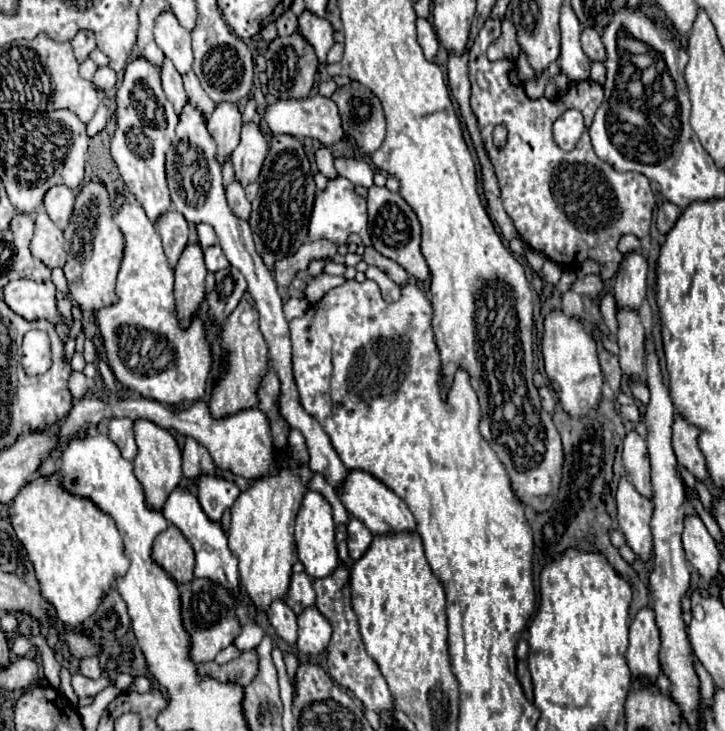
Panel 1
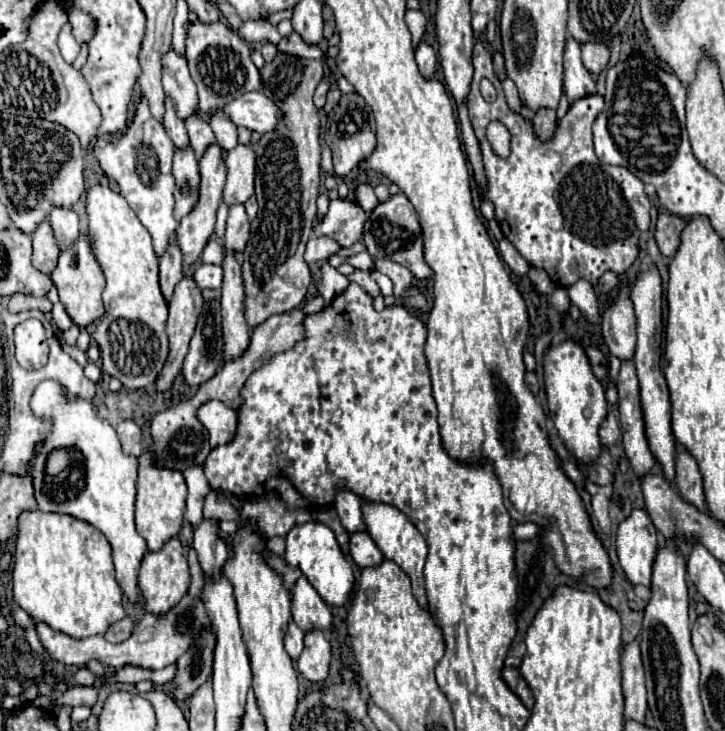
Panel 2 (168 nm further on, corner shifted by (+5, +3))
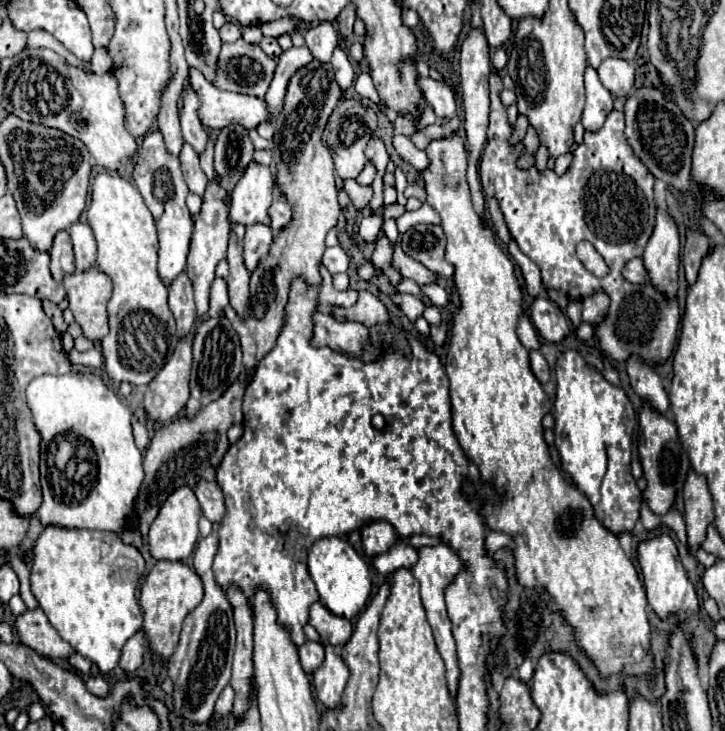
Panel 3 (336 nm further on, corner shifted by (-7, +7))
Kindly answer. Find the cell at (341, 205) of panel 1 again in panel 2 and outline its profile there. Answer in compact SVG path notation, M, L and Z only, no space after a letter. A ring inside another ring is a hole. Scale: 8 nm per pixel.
M332 199L324 221L314 227L314 235L332 235L342 247L350 247L362 239L364 221L366 213L360 205L346 199Z

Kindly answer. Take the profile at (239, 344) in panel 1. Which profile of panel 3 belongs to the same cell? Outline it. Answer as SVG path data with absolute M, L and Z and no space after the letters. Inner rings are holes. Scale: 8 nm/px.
M230 233L230 243L228 243L228 265L230 265L230 275L228 275L228 293L230 293L230 305L234 311L242 317L244 309L248 307L248 285L250 285L250 273L244 265L242 259L242 245L236 239L234 233Z

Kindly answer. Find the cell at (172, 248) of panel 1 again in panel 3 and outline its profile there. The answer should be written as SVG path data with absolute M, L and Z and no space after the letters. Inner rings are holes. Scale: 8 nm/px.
M186 271L176 277L170 285L170 297L168 297L170 311L174 313L176 325L178 325L178 337L190 333L196 323L196 305L194 305L194 291L192 283L188 281Z

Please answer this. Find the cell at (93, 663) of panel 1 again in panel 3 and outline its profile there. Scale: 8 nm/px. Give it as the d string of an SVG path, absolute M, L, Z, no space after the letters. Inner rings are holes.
M102 675L88 677L86 687L88 687L88 691L92 691L92 693L98 695L98 697L106 697L106 695L108 695L108 683L106 683L106 679L104 679Z

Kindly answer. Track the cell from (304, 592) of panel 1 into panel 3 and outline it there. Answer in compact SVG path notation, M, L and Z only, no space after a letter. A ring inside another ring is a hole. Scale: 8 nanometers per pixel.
M320 601L310 607L310 625L320 633L320 639L330 645L344 645L352 635L352 623L344 617L336 617L332 611L324 609Z

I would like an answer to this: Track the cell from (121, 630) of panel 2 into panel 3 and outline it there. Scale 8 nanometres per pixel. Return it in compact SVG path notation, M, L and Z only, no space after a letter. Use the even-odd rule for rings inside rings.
M136 631L124 645L122 655L120 655L120 667L126 673L134 673L142 665L142 655L144 655L144 631Z

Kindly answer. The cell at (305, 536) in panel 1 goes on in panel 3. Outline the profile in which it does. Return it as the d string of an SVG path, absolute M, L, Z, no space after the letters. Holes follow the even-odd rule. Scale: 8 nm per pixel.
M322 537L314 541L308 551L308 573L318 589L320 601L340 617L356 617L370 597L370 569L368 563L354 551L354 547L340 537Z

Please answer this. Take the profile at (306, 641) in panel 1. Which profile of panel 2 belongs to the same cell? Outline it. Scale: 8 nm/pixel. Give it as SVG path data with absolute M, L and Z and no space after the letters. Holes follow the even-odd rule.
M320 631L306 633L304 651L300 659L296 661L300 675L310 683L322 685L328 677L330 659L332 659L332 651L330 651L330 643L326 641L326 637Z

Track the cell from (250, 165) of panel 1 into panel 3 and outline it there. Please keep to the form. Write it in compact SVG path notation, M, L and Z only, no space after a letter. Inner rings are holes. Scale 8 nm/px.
M250 161L244 177L236 183L230 201L230 223L270 223L266 209L274 199L274 177L270 169L258 161Z

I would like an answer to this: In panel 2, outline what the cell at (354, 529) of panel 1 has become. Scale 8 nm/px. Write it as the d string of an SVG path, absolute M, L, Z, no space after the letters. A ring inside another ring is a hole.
M356 533L356 537L350 539L350 555L354 559L354 563L360 569L366 567L376 567L384 561L382 551L378 549L378 545L370 539L368 533Z

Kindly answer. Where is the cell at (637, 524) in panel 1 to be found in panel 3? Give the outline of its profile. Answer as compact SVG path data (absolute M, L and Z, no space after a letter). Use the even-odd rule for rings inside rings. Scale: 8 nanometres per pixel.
M660 533L656 537L640 541L640 545L636 549L636 557L638 557L638 563L642 567L646 593L650 593L648 603L660 619L664 619L670 613L684 613L688 609L698 611L698 597L696 597L696 591L694 591L694 585L686 577L686 569L680 563L676 545L670 539L670 535Z

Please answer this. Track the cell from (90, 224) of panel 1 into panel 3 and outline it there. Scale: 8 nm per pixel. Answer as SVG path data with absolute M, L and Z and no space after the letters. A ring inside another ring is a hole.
M92 265L88 273L74 271L62 283L76 323L88 339L100 341L108 333L106 303L112 295L112 279L98 265Z

